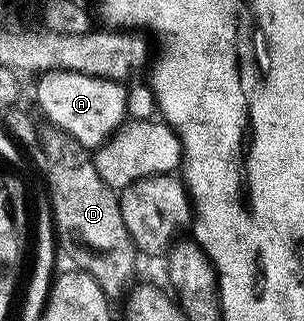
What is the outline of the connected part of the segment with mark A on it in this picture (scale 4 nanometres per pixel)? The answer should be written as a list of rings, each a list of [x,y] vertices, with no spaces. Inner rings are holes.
[[[57,70],[42,74],[34,82],[33,89],[39,100],[39,109],[51,120],[50,124],[87,151],[106,144],[128,116],[127,89],[120,82],[109,78]]]

